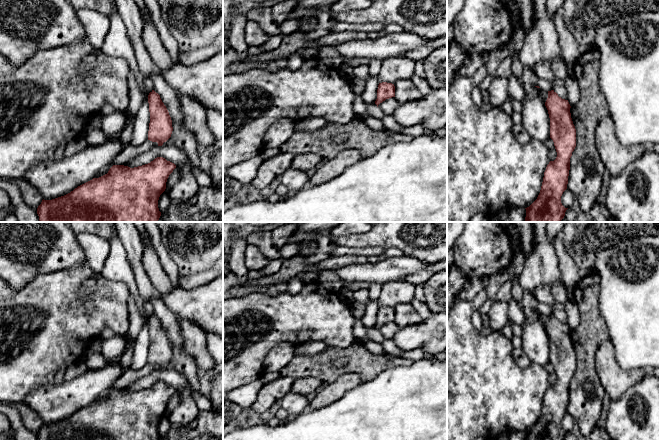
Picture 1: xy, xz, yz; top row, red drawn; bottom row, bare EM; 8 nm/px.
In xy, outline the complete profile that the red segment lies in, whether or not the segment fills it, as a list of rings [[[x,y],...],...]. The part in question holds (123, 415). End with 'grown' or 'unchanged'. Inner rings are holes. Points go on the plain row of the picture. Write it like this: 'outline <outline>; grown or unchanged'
outline [[[157,381],[148,388],[130,392],[113,389],[107,398],[93,402],[70,417],[52,423],[42,424],[37,432],[38,440],[161,440],[158,432],[160,419],[166,413],[166,406],[176,389],[163,381]]]; unchanged

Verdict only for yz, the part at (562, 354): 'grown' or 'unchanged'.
unchanged

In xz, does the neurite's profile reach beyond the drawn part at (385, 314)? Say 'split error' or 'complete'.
complete

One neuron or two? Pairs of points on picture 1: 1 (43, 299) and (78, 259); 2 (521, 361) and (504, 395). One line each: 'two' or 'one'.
1: two
2: two

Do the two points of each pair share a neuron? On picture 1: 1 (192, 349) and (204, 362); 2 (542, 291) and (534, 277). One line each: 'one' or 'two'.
1: one
2: two

